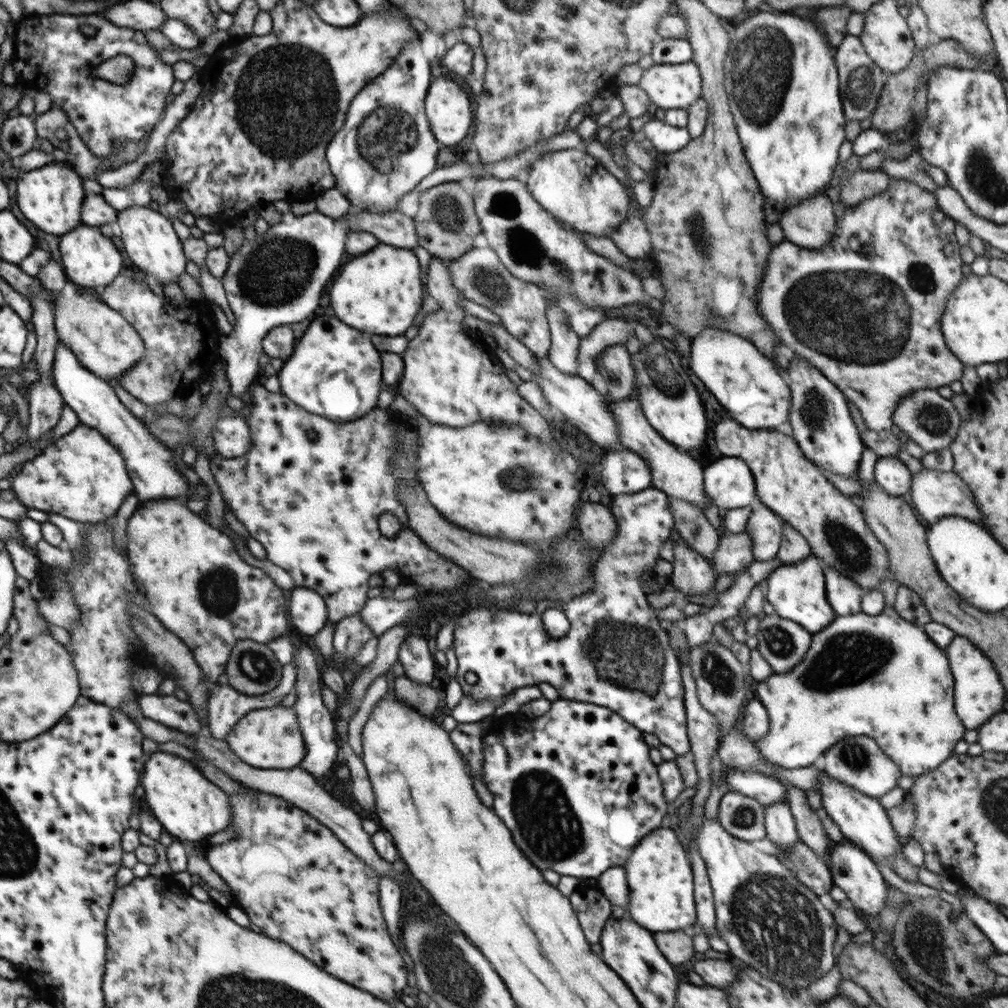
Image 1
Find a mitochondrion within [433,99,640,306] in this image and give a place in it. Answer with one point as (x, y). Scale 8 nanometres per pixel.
(524, 248)

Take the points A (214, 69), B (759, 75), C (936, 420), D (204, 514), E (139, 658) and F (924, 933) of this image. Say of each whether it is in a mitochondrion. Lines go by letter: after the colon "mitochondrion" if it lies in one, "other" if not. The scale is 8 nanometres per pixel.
A: other
B: mitochondrion
C: mitochondrion
D: other
E: other
F: mitochondrion

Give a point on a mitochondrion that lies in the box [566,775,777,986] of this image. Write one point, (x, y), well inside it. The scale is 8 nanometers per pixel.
(743, 817)

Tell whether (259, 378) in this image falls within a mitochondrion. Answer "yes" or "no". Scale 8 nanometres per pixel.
no

